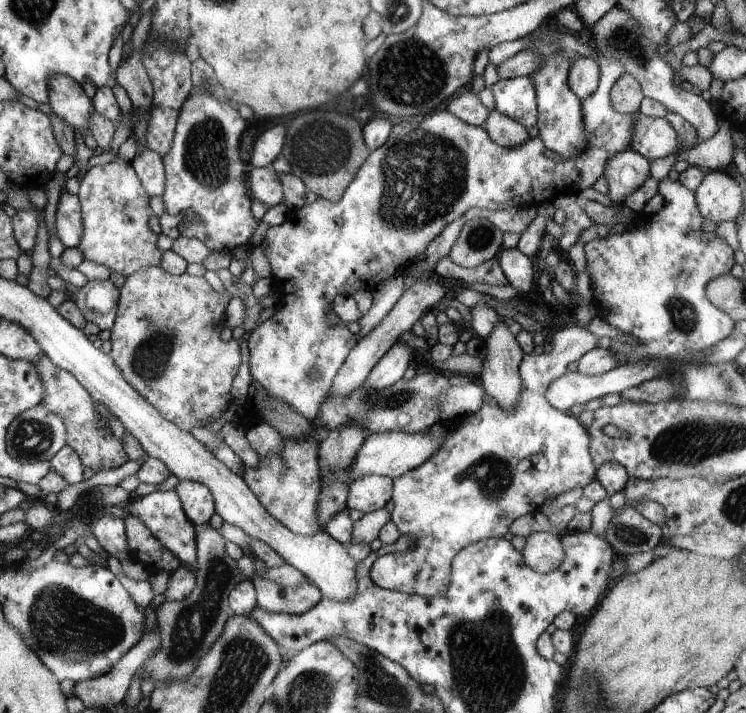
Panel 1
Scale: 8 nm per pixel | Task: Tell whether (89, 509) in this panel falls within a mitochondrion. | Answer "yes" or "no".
no

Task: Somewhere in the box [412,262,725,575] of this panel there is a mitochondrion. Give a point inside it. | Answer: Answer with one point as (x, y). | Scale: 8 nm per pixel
(491, 477)

